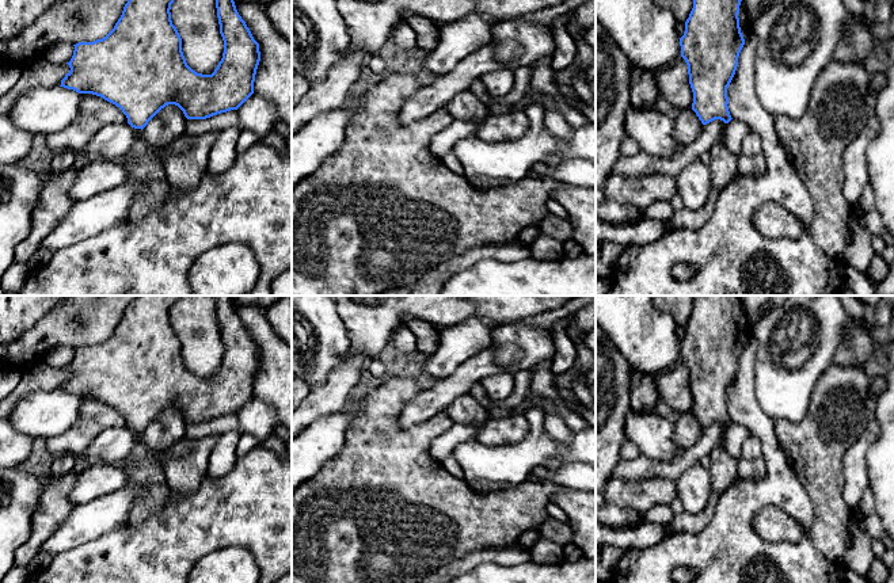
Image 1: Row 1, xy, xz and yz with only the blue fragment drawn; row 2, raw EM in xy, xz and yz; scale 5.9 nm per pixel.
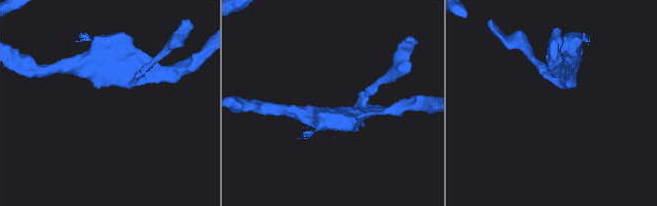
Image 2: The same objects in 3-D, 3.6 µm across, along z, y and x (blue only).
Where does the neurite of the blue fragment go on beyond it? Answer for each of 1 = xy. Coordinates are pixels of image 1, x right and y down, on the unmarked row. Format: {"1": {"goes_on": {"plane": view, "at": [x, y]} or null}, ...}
{"1": {"goes_on": null}}

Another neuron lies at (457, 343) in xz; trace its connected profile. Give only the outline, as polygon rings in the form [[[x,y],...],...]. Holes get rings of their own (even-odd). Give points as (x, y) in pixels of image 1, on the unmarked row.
[[[479,317],[444,328],[437,350],[427,355],[423,373],[437,381],[449,377],[465,361],[492,344],[491,331],[492,323]]]

